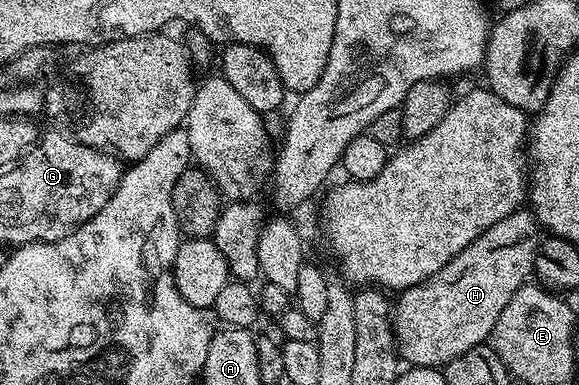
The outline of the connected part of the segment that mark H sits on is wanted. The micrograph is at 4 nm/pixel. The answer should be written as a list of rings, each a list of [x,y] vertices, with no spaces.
[[[532,209],[516,210],[499,224],[491,224],[435,276],[400,291],[393,306],[398,355],[406,358],[409,366],[441,368],[455,356],[482,345],[492,335],[507,300],[530,281],[538,241],[539,227]]]

